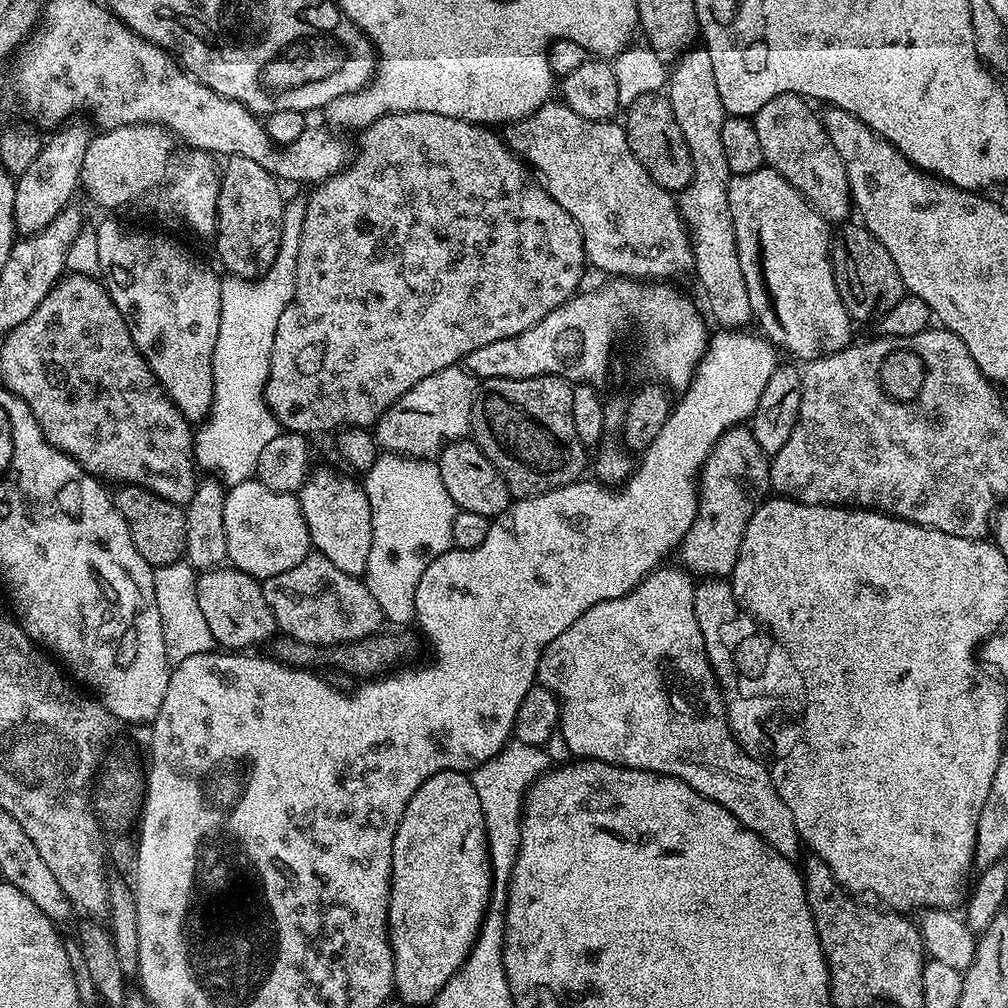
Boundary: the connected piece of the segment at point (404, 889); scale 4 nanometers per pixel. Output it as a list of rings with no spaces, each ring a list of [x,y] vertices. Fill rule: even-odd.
[[[439,772],[418,790],[398,822],[392,847],[392,881],[388,899],[388,940],[392,944],[395,995],[408,1004],[431,1005],[452,975],[467,958],[484,915],[490,907],[493,878],[488,859],[488,831],[484,825],[482,802],[474,790],[471,775],[462,772]]]

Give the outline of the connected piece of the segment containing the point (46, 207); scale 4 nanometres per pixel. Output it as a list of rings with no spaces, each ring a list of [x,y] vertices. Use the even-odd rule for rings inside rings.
[[[68,122],[57,127],[49,135],[53,135],[49,140],[47,137],[38,158],[34,158],[26,174],[15,177],[14,222],[21,237],[34,236],[46,226],[50,226],[56,215],[73,203],[75,196],[72,195],[80,188],[82,158],[86,155],[86,146],[91,142],[93,133],[88,132],[84,124],[72,123],[76,122]]]

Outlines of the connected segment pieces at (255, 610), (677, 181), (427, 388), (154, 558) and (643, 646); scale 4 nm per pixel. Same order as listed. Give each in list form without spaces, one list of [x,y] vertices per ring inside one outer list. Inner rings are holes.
[[[231,566],[209,568],[196,577],[198,606],[210,626],[213,641],[224,650],[248,650],[252,643],[267,645],[277,635],[276,619],[264,597],[261,581]]]
[[[660,94],[642,97],[627,109],[628,121],[622,127],[630,142],[630,150],[634,150],[634,158],[667,192],[679,194],[690,182],[692,163],[690,150],[686,146],[686,138],[682,138],[682,130],[678,127],[678,118],[674,118],[674,110],[670,102]]]
[[[463,367],[443,368],[430,378],[422,378],[418,386],[406,390],[398,402],[381,414],[374,425],[374,439],[385,453],[411,456],[413,460],[439,457],[441,450],[453,440],[459,440],[469,431],[472,407],[478,381]]]
[[[125,484],[115,490],[117,492],[111,493],[112,505],[118,510],[118,514],[122,514],[130,530],[134,550],[138,550],[138,554],[142,554],[142,558],[146,558],[146,562],[151,564],[153,569],[181,559],[186,546],[184,508],[178,504],[171,504],[169,500],[163,500],[158,494],[137,484]]]
[[[667,566],[657,568],[637,588],[633,588],[622,598],[614,598],[590,606],[590,610],[586,610],[586,614],[582,614],[582,618],[578,618],[578,622],[574,622],[574,626],[562,630],[562,634],[558,634],[558,638],[554,638],[554,642],[550,642],[540,656],[536,671],[539,687],[547,688],[561,703],[558,730],[562,734],[562,738],[566,738],[566,746],[572,752],[573,757],[582,760],[601,760],[611,764],[621,764],[624,768],[654,772],[657,776],[678,778],[689,784],[694,790],[698,790],[698,794],[702,794],[706,798],[718,802],[718,806],[730,810],[730,814],[734,814],[738,818],[738,822],[742,822],[742,826],[746,826],[754,834],[758,834],[758,838],[762,838],[771,848],[778,850],[778,854],[782,854],[790,861],[795,861],[800,848],[802,849],[802,841],[794,826],[794,814],[790,814],[790,806],[786,806],[786,802],[782,802],[778,790],[772,784],[771,771],[765,765],[763,768],[752,757],[755,755],[749,754],[741,748],[736,742],[736,737],[728,728],[730,712],[725,705],[724,693],[720,691],[720,684],[716,681],[714,670],[706,658],[702,630],[698,630],[698,618],[694,618],[694,580],[687,571],[676,568],[667,568]]]

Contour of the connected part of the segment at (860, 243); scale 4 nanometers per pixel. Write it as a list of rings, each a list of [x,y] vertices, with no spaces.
[[[844,222],[839,225],[840,233],[833,235],[830,240],[830,255],[834,282],[838,286],[838,294],[846,306],[848,315],[853,321],[879,321],[894,306],[898,306],[900,299],[905,296],[905,286],[898,274],[898,267],[889,251],[882,243],[859,223]]]

